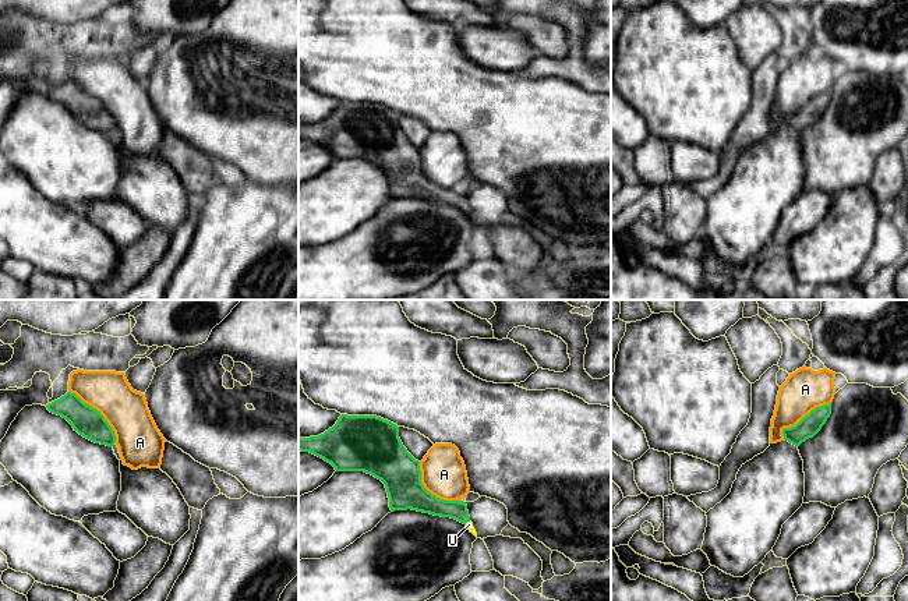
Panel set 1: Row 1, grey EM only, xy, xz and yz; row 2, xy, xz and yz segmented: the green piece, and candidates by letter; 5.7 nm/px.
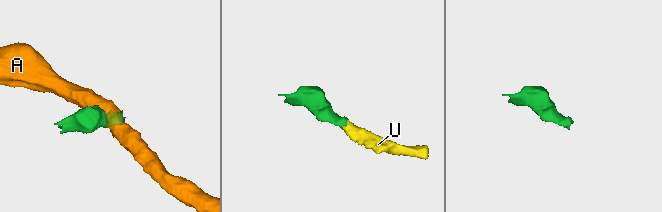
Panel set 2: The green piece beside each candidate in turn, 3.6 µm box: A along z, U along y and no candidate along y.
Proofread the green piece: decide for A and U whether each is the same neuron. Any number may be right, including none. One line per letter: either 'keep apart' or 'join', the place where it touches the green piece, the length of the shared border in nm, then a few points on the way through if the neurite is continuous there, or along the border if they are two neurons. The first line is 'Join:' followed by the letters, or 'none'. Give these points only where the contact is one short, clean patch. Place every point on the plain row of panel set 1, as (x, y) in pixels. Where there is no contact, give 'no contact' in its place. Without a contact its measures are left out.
Join: U
A: keep apart | xy (99, 101) | 400 nm
U: join | xz (466, 209) | 40 nm | across xz (430, 191), (451, 195), (466, 209), (469, 212)

